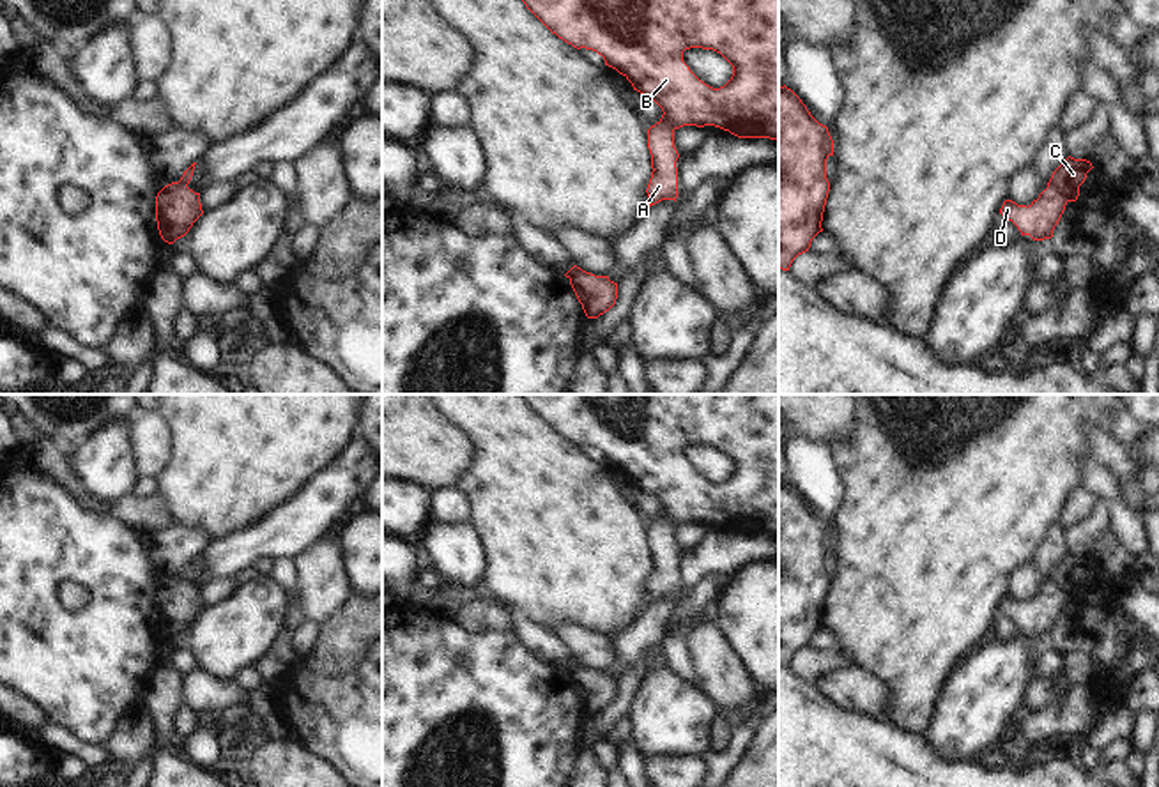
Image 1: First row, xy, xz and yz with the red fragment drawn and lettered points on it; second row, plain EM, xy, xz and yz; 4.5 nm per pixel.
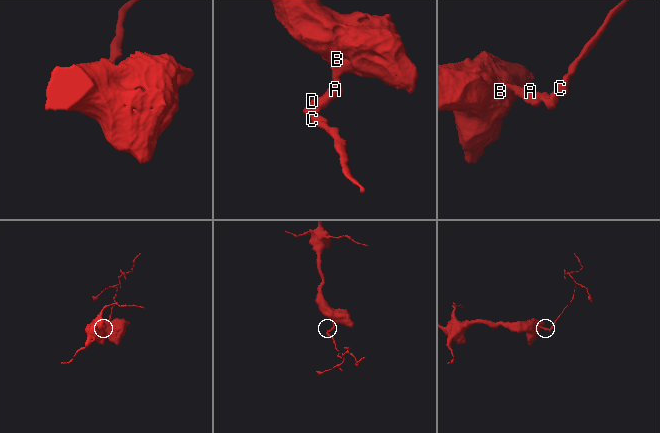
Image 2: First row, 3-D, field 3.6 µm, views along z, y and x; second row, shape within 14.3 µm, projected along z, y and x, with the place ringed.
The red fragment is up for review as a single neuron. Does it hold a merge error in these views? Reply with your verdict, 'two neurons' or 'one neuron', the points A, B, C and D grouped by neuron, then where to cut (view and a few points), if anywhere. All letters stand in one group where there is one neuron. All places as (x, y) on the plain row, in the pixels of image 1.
two neurons; groups A B D / C; cut yz (1050, 577), (1067, 596)

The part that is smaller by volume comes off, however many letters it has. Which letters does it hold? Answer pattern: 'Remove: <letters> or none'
Remove: C

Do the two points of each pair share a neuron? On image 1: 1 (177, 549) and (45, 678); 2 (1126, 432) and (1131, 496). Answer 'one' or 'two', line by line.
1: two
2: two

